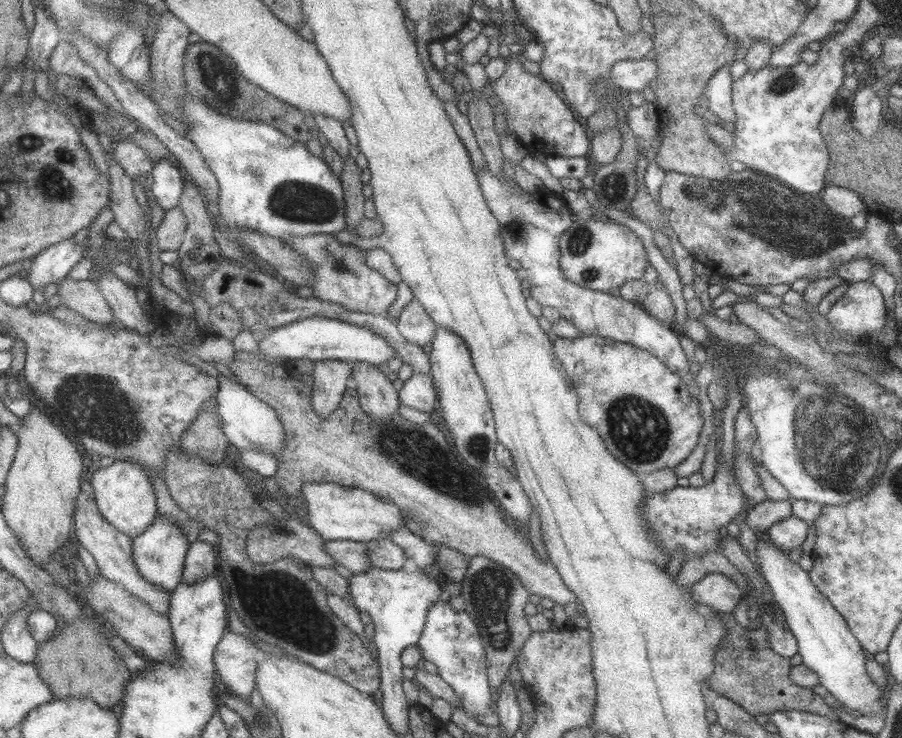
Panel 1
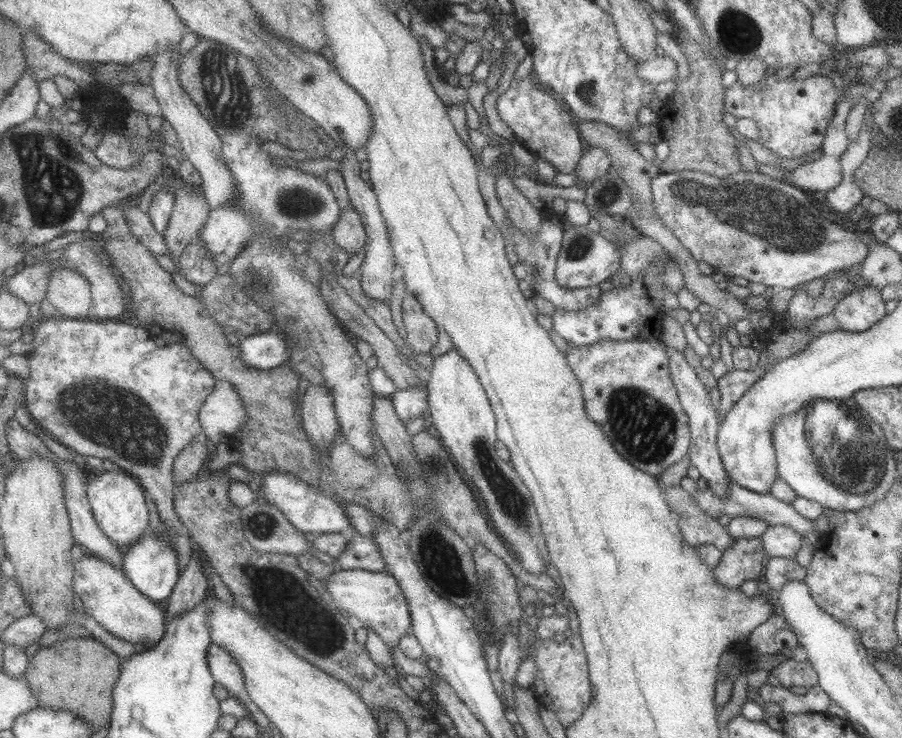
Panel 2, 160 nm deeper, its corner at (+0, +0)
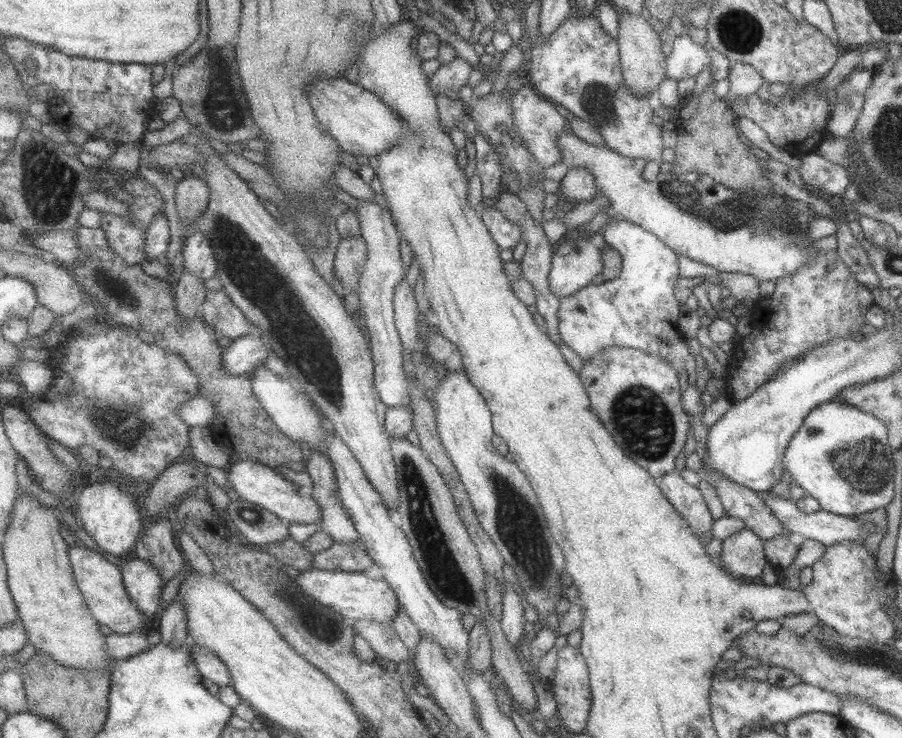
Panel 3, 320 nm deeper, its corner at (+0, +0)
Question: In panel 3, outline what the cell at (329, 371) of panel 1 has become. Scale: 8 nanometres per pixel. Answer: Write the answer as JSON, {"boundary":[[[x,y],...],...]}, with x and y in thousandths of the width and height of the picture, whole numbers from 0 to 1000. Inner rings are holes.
{"boundary":[[[345,610],[343,622],[338,625],[338,640],[345,653],[344,673],[353,683],[355,703],[351,715],[364,724],[369,736],[399,733],[396,720],[381,692],[374,669],[369,630],[359,615]]]}

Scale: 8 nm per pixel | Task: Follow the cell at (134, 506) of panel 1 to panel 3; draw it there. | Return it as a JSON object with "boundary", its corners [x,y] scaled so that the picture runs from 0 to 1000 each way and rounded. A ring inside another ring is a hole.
{"boundary":[[[121,648],[116,654],[103,654],[92,660],[82,691],[86,709],[106,733],[112,745],[140,757],[139,748],[144,748],[145,743],[149,743],[150,732],[153,730],[156,695],[161,694],[155,691],[155,686],[150,683],[132,657]]]}

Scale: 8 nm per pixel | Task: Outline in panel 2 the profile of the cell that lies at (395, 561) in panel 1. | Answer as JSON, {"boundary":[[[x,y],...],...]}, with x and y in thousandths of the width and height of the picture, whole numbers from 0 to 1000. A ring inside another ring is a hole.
{"boundary":[[[391,724],[381,747],[371,756],[378,772],[402,771],[409,775],[426,772],[426,762],[412,728]]]}

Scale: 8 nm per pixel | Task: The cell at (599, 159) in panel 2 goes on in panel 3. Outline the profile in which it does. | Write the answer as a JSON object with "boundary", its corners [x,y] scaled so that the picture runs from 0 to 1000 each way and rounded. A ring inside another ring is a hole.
{"boundary":[[[646,226],[631,229],[626,240],[620,245],[619,264],[633,280],[657,270],[661,253],[657,237]]]}

